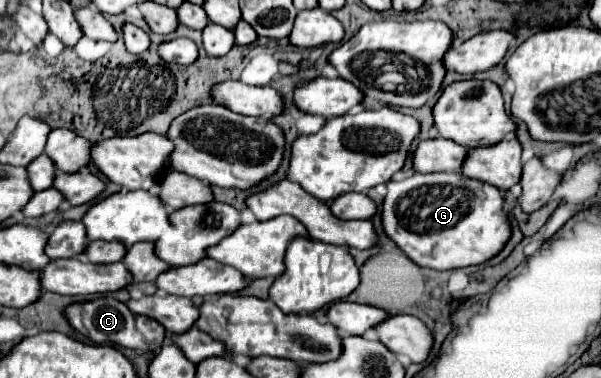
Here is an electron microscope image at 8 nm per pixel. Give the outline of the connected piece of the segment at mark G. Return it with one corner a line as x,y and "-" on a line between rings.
461,172
413,174
403,182
389,182
383,202
383,228
387,236
419,266
433,270
455,270
477,266
497,256
511,238
511,222
503,214
503,194
491,184
463,176

